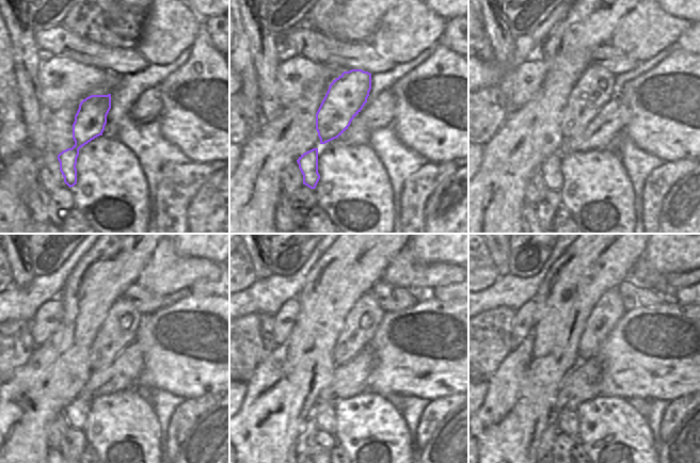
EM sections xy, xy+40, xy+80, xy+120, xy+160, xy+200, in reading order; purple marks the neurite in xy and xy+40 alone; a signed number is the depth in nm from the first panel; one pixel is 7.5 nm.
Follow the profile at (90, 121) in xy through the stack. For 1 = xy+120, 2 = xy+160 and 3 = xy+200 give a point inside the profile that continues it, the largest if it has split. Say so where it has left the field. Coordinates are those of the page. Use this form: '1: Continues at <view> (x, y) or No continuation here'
1: Continues at xy+120 (118, 330)
2: Continues at xy+160 (362, 321)
3: Continues at xy+200 (608, 309)

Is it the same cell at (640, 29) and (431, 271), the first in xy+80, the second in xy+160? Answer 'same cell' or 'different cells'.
same cell

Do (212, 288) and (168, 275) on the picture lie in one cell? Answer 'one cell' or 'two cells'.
two cells

